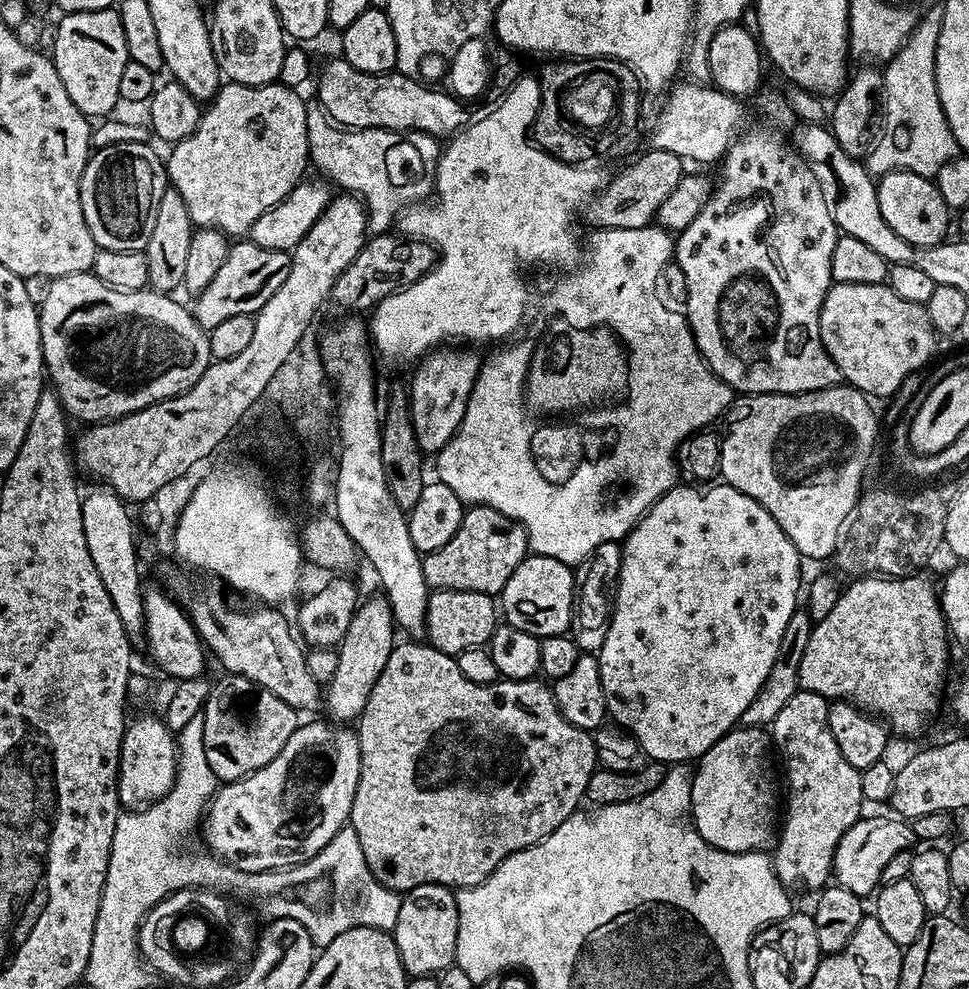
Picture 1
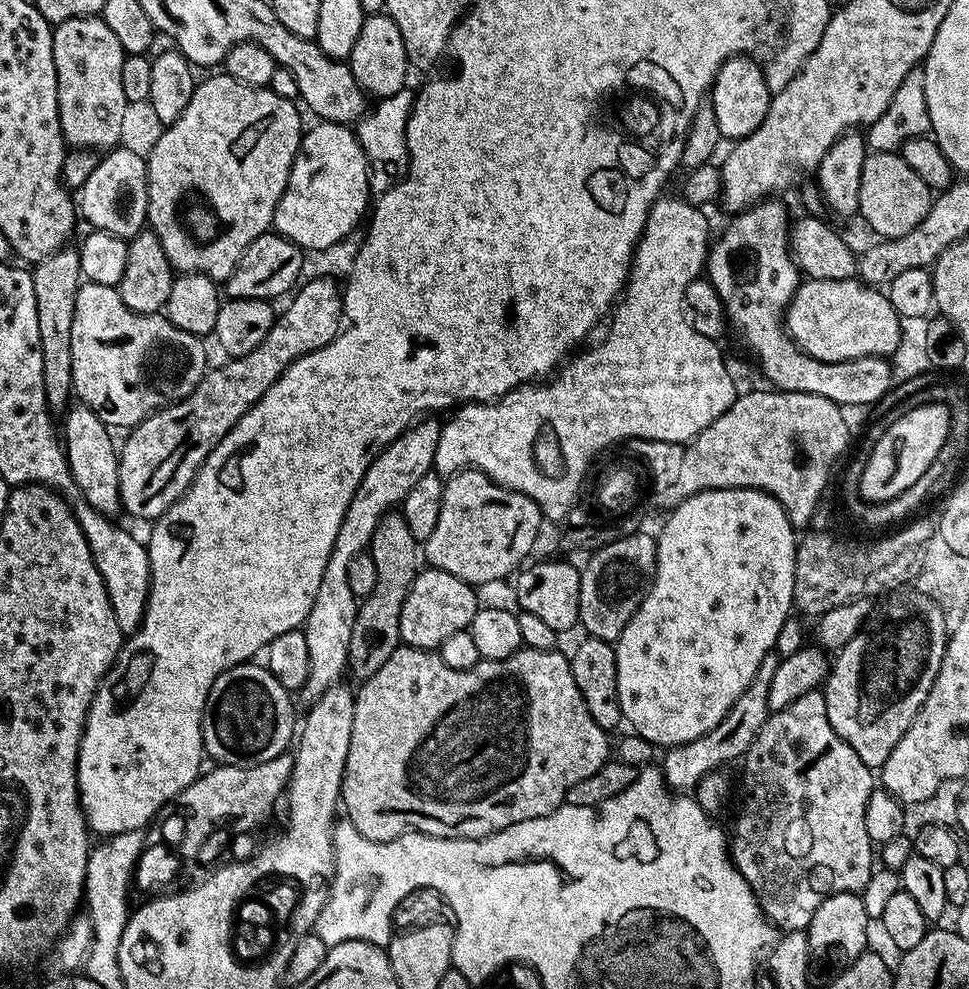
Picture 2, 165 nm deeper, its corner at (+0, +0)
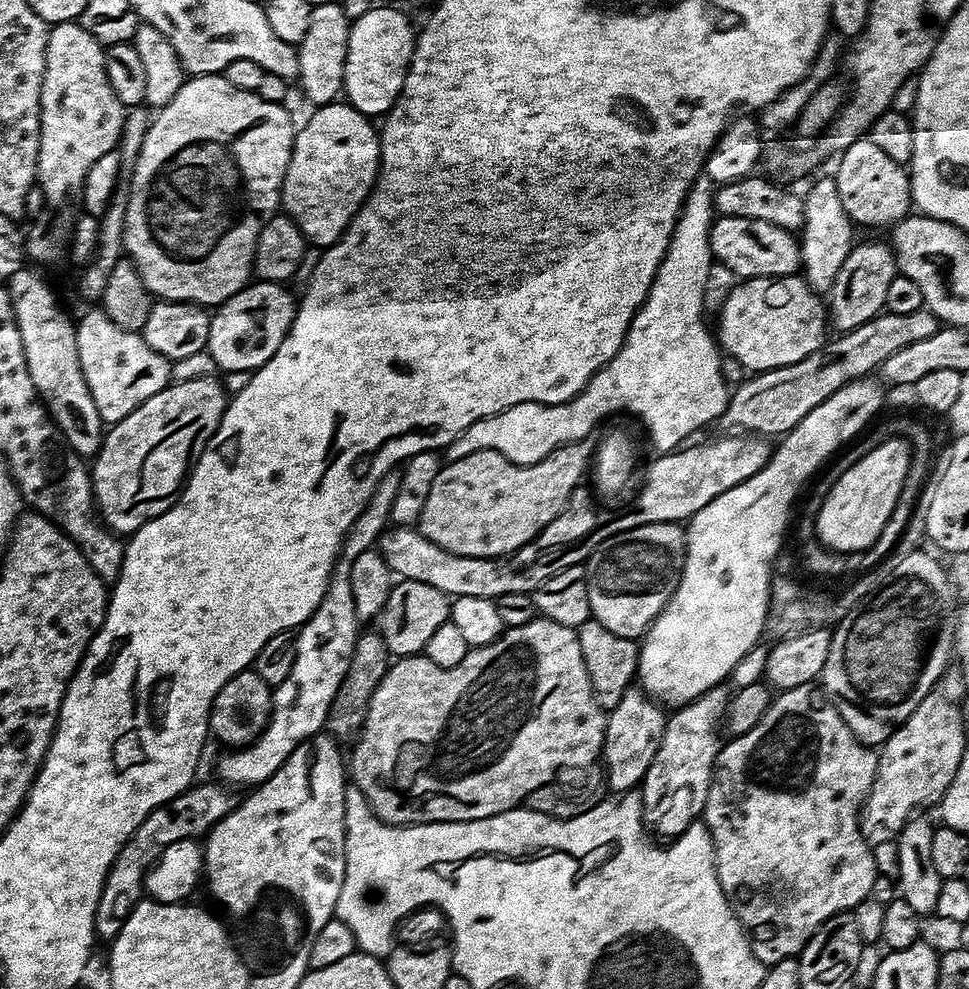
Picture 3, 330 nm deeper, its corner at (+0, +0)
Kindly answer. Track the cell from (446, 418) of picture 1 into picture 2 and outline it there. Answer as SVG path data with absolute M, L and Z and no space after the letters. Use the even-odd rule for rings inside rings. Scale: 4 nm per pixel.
M424 418L407 428L394 442L390 442L374 458L374 462L364 471L362 482L358 482L358 490L354 498L350 498L350 506L346 506L346 514L342 518L342 526L338 526L338 538L334 538L334 546L330 550L330 558L326 562L326 574L322 574L322 586L318 586L318 594L314 597L314 606L308 619L302 625L306 634L306 646L310 646L310 674L306 678L298 696L305 702L319 698L328 688L341 683L348 667L348 647L350 646L350 630L354 630L354 618L358 597L350 590L350 562L367 549L374 534L374 526L382 517L397 506L403 505L406 494L434 468L434 450L438 450L441 421L436 418Z

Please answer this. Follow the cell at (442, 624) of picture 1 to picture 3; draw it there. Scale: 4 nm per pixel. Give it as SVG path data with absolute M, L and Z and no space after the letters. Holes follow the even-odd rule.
M400 580L393 583L390 598L380 611L378 631L386 642L389 657L415 656L423 653L426 642L430 642L434 635L434 630L449 623L449 620L450 597L445 592L434 590L434 586L426 586L426 582Z

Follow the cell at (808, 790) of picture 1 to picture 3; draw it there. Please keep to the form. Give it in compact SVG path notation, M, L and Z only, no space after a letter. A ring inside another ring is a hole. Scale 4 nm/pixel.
M815 683L794 686L783 689L780 696L771 701L766 714L754 726L754 730L746 730L746 734L731 737L721 747L716 766L712 769L712 785L708 791L707 807L720 808L706 823L712 834L713 845L718 849L716 857L716 870L720 873L723 883L727 885L728 902L732 905L740 923L744 925L744 931L748 933L748 940L752 943L754 954L765 966L771 966L799 957L800 952L806 946L806 942L834 914L839 912L851 912L860 903L871 897L871 887L878 875L872 848L864 841L860 833L860 814L862 805L868 799L868 791L876 777L877 753L867 744L861 744L853 732L846 726L846 722L838 714L838 710L828 699L823 687Z

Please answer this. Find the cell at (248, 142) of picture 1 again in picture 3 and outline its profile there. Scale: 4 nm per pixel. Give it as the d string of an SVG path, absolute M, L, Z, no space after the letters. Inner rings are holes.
M209 74L185 79L178 94L174 94L168 105L153 115L152 125L146 134L146 142L142 142L142 150L138 154L136 167L133 168L130 177L128 209L124 223L124 251L127 259L132 261L146 290L151 292L153 297L201 306L219 306L225 304L234 294L238 294L238 290L245 288L253 279L252 263L258 234L262 234L262 226L266 226L266 222L270 222L270 218L277 215L281 207L282 182L298 131L297 125L292 125L292 116L286 109L284 104L266 102L266 98L262 98L257 92L238 90L238 86L231 84L222 74Z

